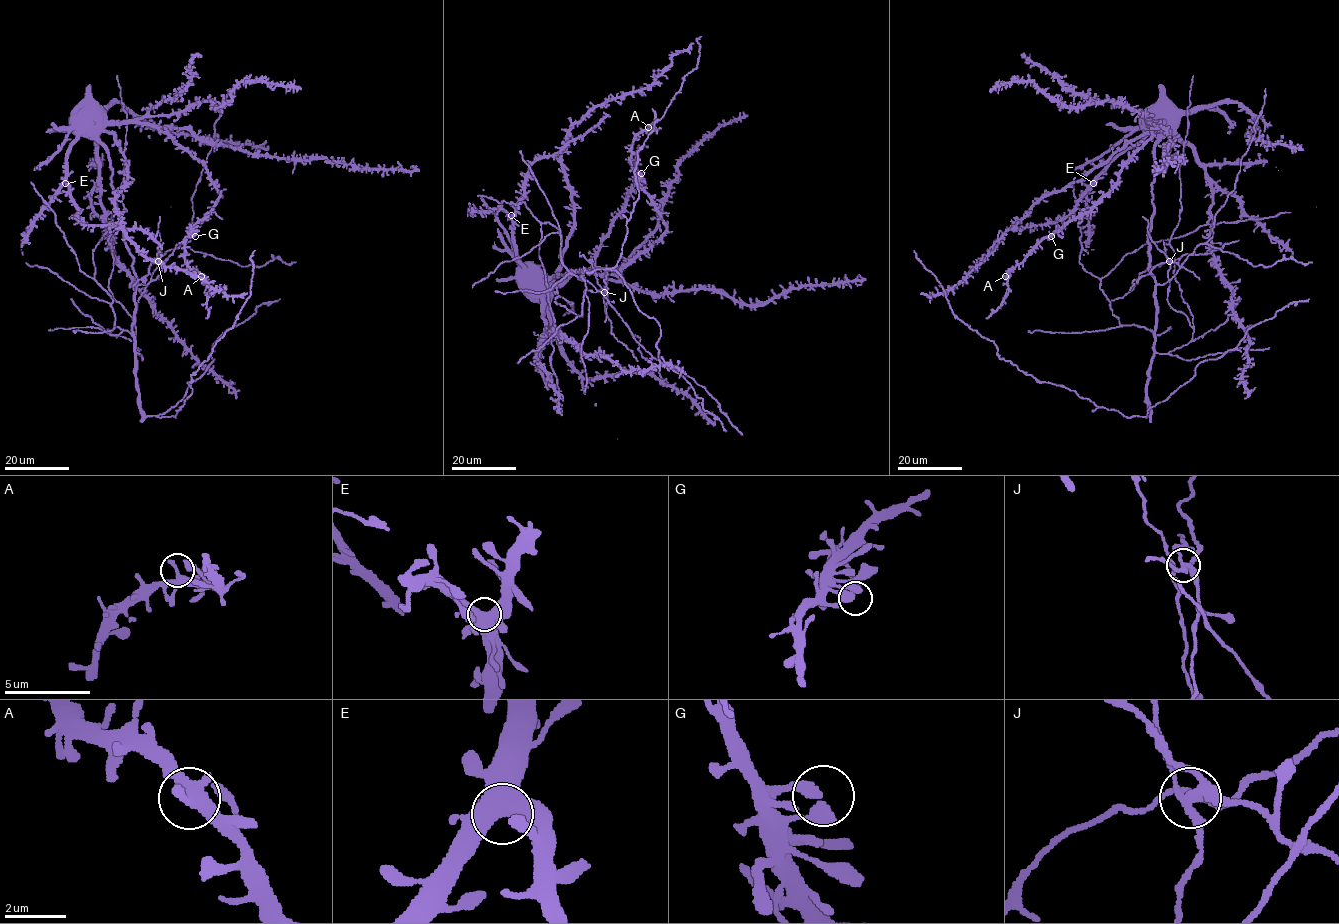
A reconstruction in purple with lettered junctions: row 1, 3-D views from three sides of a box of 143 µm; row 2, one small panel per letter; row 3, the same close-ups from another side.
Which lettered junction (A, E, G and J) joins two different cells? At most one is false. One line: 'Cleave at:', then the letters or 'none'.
Cleave at: J

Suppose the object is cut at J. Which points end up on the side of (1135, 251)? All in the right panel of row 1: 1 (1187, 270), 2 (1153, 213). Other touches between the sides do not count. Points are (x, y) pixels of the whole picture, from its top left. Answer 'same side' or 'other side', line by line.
1: other side
2: same side

